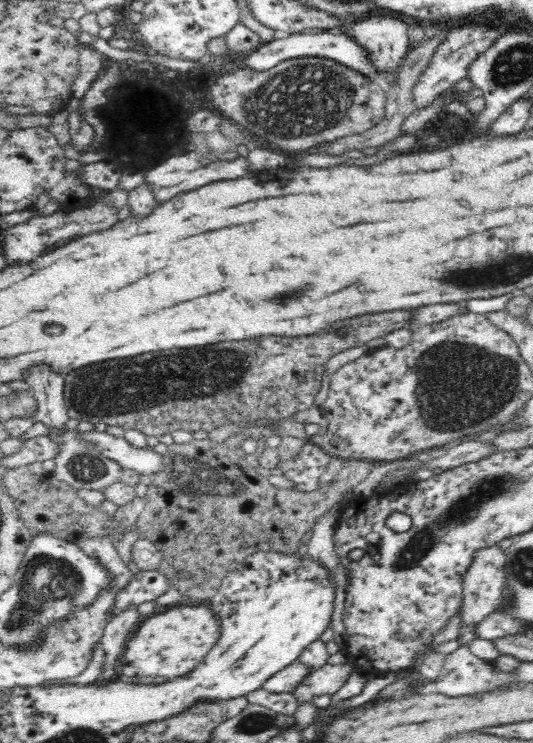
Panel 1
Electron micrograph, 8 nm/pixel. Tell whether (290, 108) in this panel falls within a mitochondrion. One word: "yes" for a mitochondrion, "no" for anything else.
yes

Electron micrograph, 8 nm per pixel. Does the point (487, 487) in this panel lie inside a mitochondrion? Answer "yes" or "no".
yes

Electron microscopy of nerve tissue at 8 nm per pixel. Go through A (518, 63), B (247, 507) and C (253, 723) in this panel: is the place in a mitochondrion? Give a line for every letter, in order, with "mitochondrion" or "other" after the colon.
A: mitochondrion
B: other
C: mitochondrion

